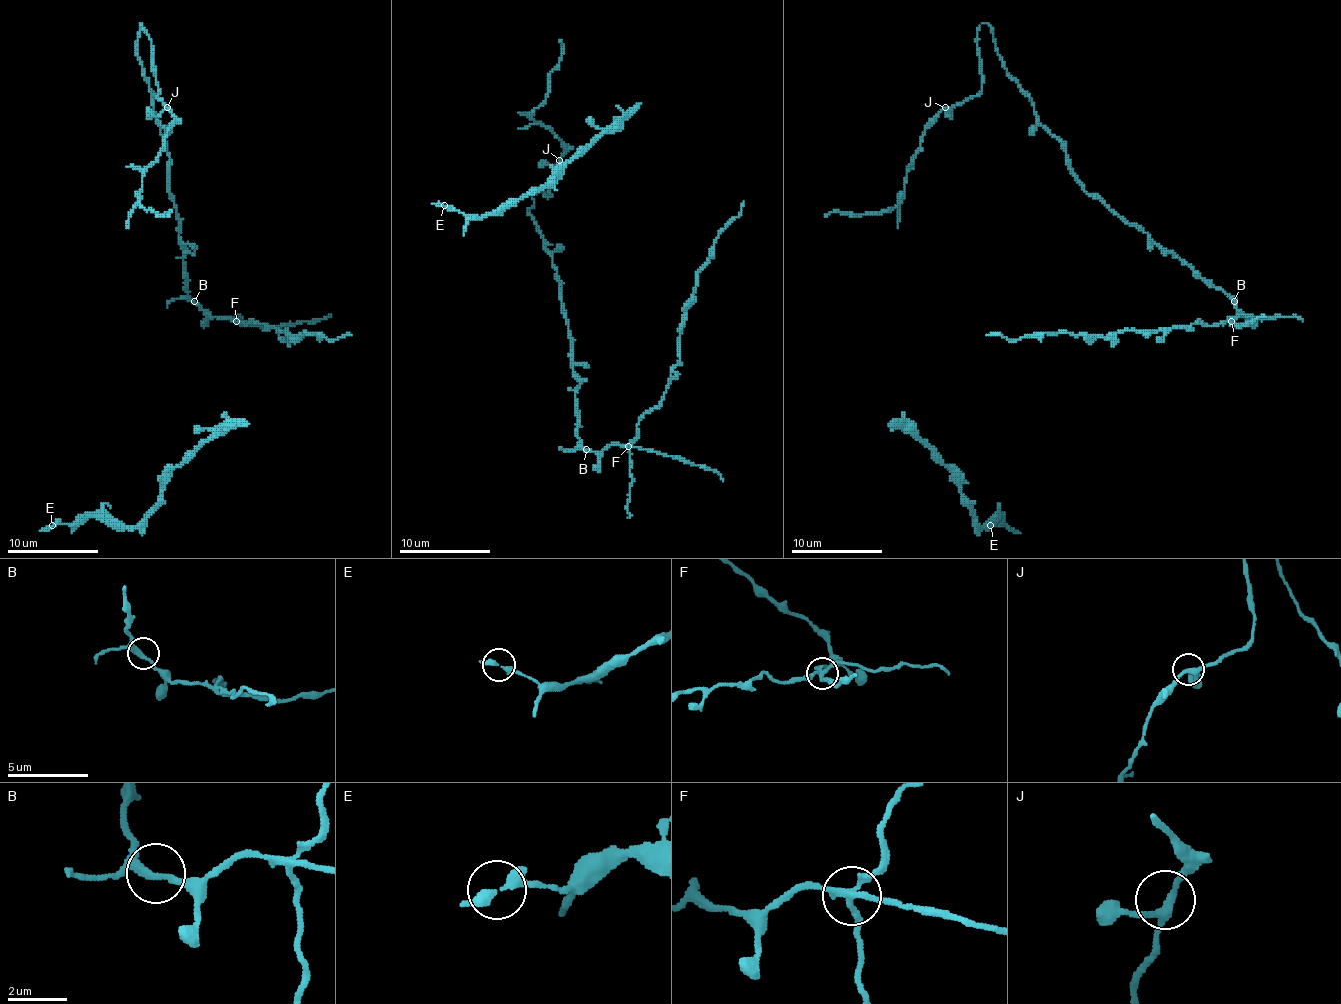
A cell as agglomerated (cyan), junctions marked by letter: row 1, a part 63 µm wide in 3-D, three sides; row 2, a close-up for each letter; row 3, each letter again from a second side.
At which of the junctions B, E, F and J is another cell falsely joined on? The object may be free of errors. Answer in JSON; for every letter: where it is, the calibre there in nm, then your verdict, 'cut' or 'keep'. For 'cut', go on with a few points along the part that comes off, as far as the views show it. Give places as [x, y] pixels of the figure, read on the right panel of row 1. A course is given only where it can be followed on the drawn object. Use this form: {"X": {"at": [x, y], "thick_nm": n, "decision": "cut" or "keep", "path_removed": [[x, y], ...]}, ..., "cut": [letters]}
{"B": {"at": [1234, 301], "thick_nm": 240, "decision": "keep"}, "E": {"at": [990, 525], "thick_nm": 260, "decision": "keep"}, "F": {"at": [1231, 321], "thick_nm": 240, "decision": "cut", "path_removed": [[1232, 321], [1118, 330], [1104, 337], [1041, 333], [1018, 339], [986, 335]]}, "J": {"at": [945, 107], "thick_nm": 240, "decision": "keep"}, "cut": ["F"]}

